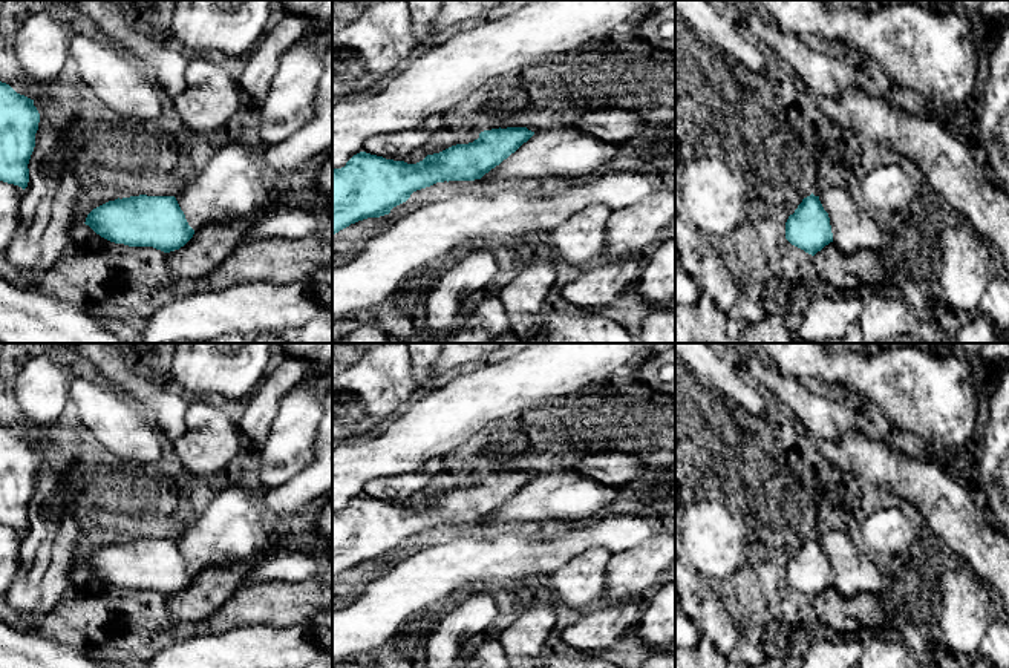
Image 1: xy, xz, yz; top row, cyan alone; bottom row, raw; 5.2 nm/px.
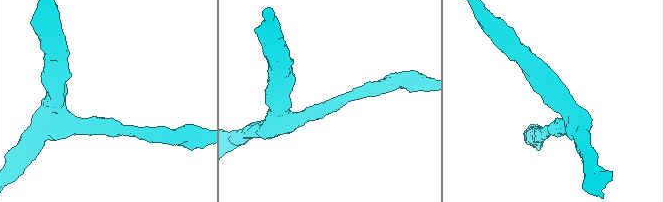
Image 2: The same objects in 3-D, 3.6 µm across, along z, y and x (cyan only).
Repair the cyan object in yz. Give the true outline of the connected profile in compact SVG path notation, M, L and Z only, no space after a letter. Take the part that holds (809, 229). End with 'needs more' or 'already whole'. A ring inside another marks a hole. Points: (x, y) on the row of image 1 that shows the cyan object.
M811 193L804 198L795 213L789 216L785 239L811 256L833 242L830 218L819 196Z; already whole

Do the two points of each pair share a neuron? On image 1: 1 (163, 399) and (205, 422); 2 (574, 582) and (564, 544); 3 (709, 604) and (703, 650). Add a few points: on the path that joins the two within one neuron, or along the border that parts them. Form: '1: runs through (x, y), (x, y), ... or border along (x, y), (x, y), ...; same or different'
1: border along (189, 396), (184, 426); different
2: border along (602, 546), (585, 549), (550, 575); different
3: border along (702, 633), (721, 651); different

